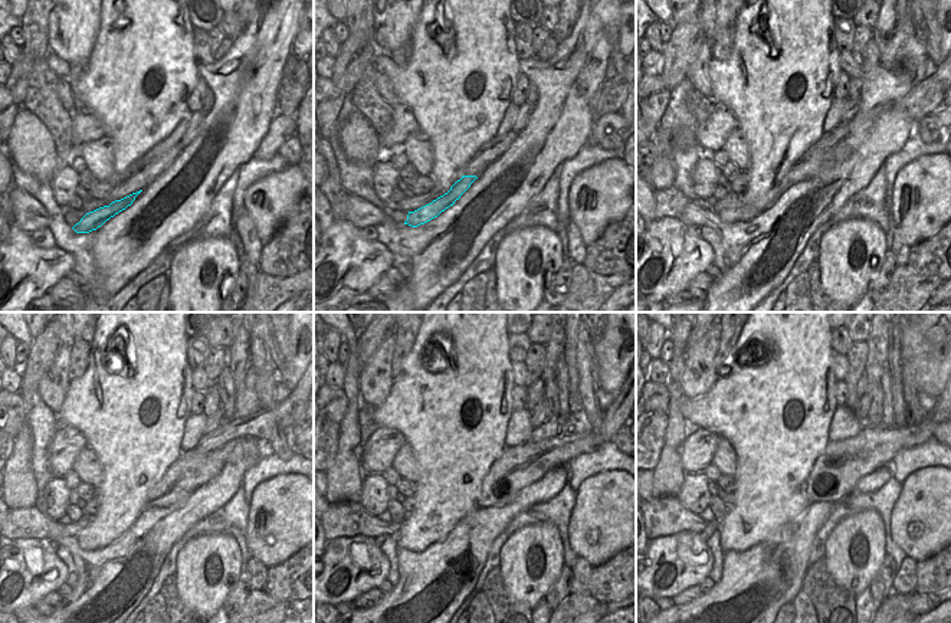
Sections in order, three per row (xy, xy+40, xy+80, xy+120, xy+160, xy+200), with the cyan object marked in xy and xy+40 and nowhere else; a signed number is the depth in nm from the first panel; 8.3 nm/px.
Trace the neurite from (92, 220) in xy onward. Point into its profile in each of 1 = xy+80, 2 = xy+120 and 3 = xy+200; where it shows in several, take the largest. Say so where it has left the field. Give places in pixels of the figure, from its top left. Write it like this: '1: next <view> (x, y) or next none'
1: next xy+80 (815, 160)
2: next xy+120 (190, 471)
3: next xy+200 (835, 474)

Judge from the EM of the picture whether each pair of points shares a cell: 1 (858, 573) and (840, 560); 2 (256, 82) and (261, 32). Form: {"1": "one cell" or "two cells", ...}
{"1": "one cell", "2": "one cell"}

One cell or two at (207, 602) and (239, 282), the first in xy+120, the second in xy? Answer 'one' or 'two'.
two

